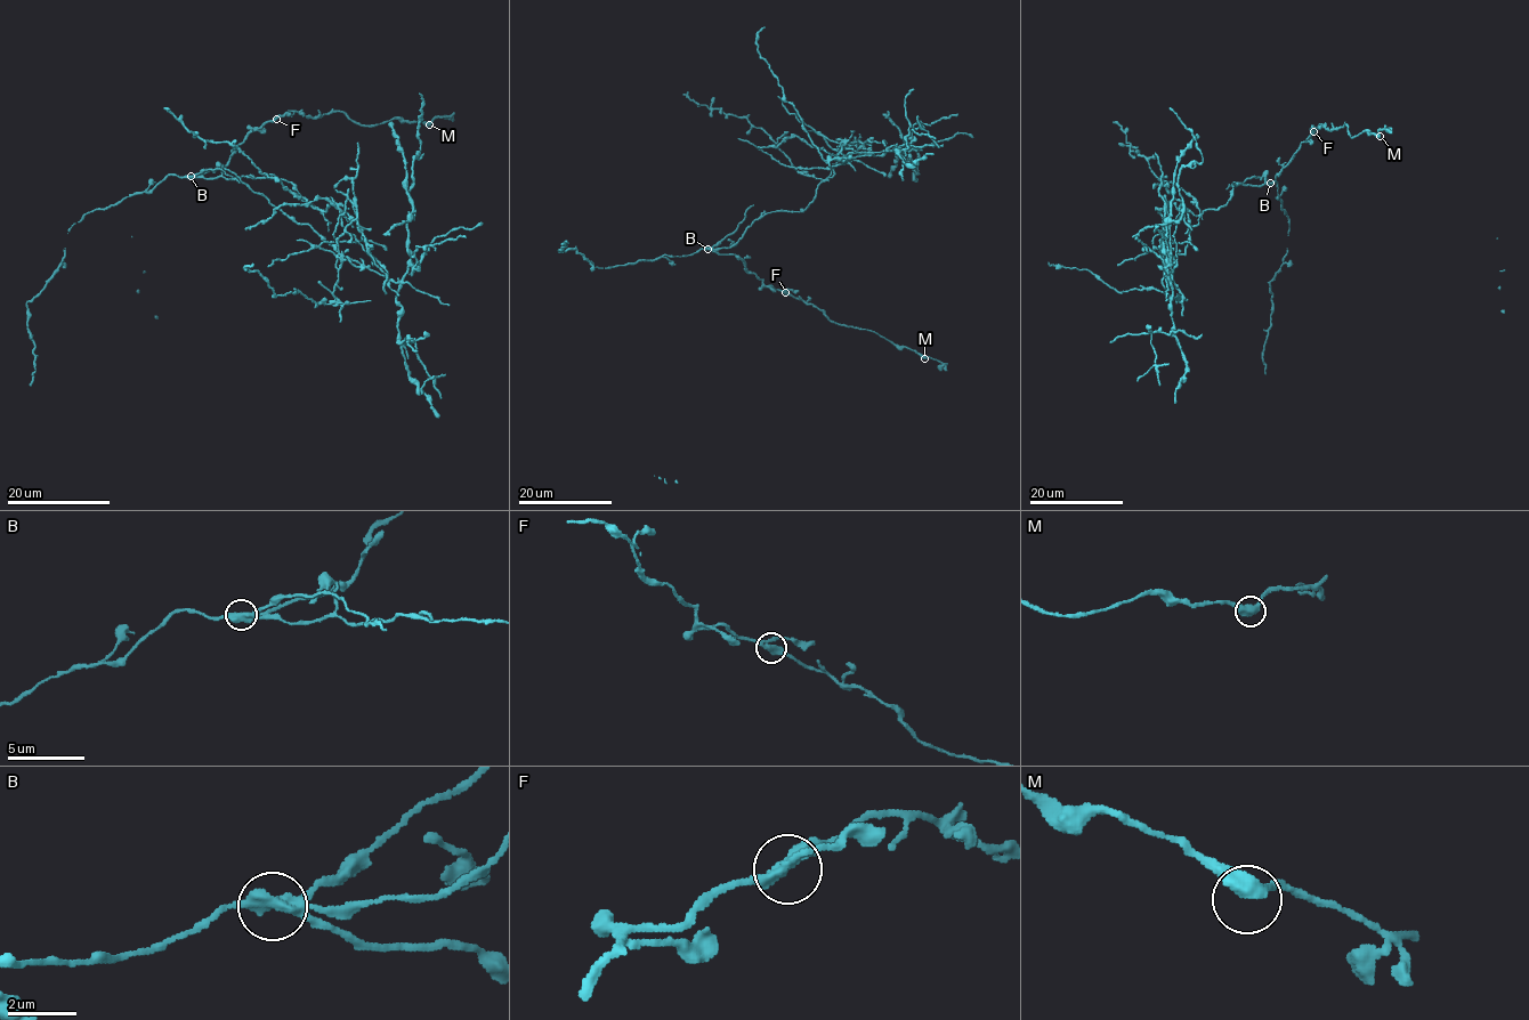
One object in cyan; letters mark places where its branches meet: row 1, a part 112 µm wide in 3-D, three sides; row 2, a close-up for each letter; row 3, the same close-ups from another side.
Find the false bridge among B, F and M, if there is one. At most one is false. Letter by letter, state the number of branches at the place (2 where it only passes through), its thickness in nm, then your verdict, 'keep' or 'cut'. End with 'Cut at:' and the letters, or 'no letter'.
B: branches 3; calibre 340 nm; cut
F: branches 3; calibre 320 nm; keep
M: branches 2; calibre 440 nm; keep
Cut at: B

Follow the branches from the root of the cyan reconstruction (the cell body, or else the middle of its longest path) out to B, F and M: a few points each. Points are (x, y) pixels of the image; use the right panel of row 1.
B: (1244, 184), (1270, 183)
F: (1244, 184), (1269, 185), (1313, 131)
M: (1244, 184), (1269, 185), (1300, 144), (1320, 124), (1329, 130), (1347, 124), (1351, 137), (1362, 131), (1380, 136)

